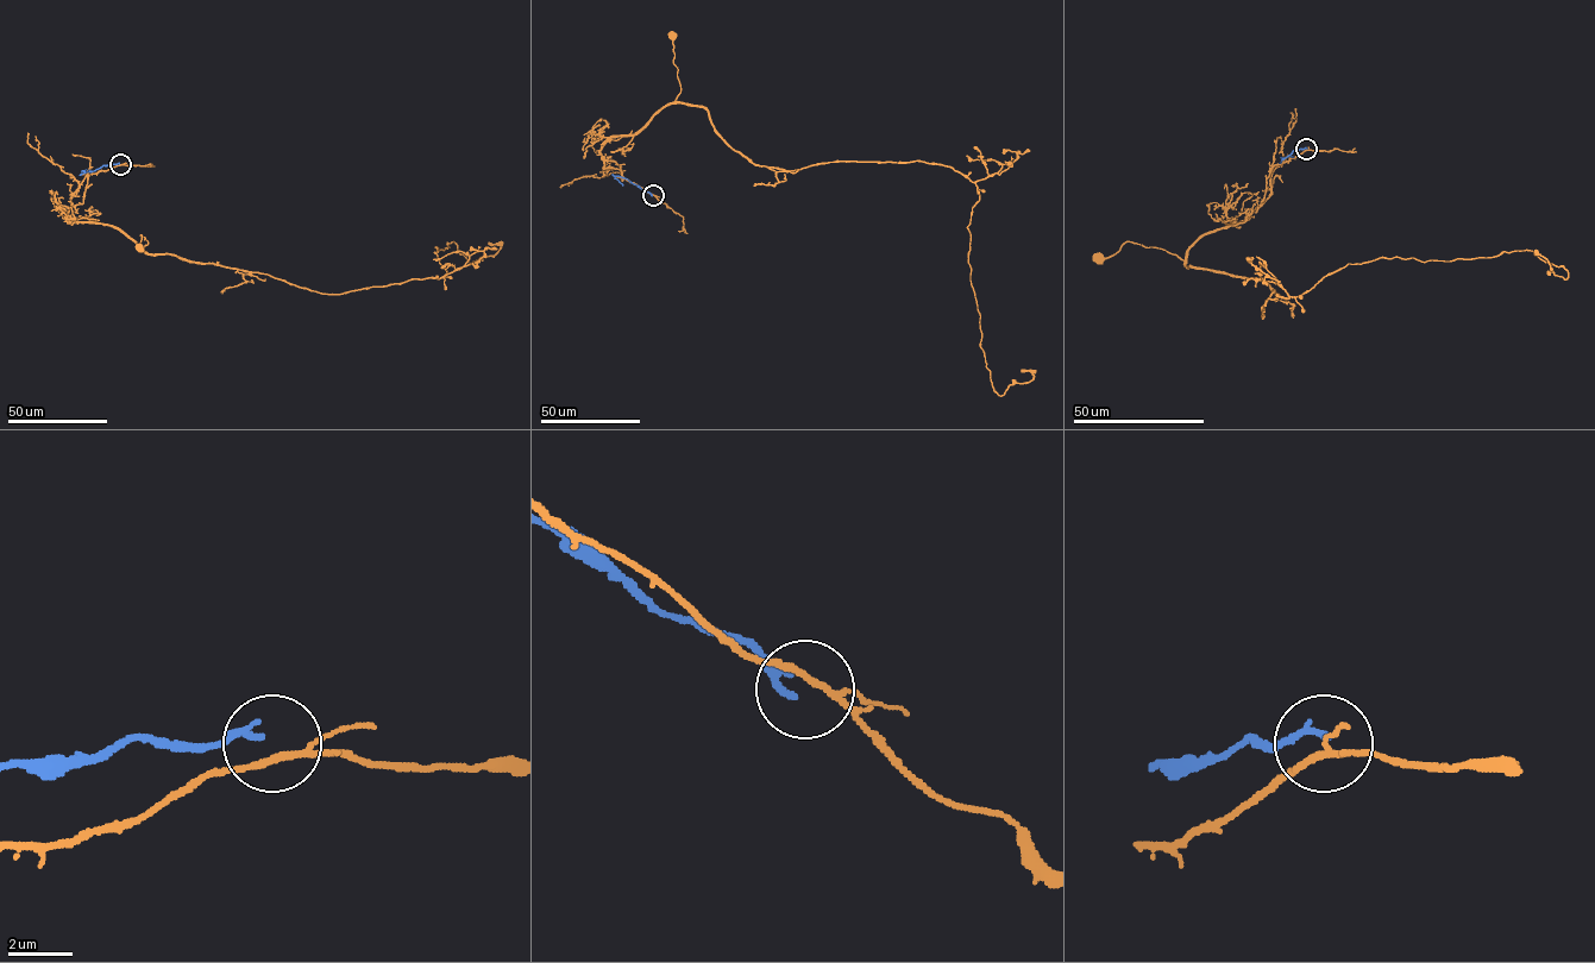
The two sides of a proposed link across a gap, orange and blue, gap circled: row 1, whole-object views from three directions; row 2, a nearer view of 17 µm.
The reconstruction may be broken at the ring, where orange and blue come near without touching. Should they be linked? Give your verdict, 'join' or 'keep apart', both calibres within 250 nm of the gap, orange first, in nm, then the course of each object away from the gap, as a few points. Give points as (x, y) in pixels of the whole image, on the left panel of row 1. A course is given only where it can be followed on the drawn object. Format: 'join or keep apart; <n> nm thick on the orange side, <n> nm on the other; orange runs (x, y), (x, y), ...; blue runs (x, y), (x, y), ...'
keep apart; 160 nm thick on the orange side, 140 nm on the other; orange runs (120, 164), (89, 175), (83, 202), (68, 216), (114, 227), (142, 249), (148, 241), (140, 234), (139, 247); blue runs (119, 163), (89, 170)

